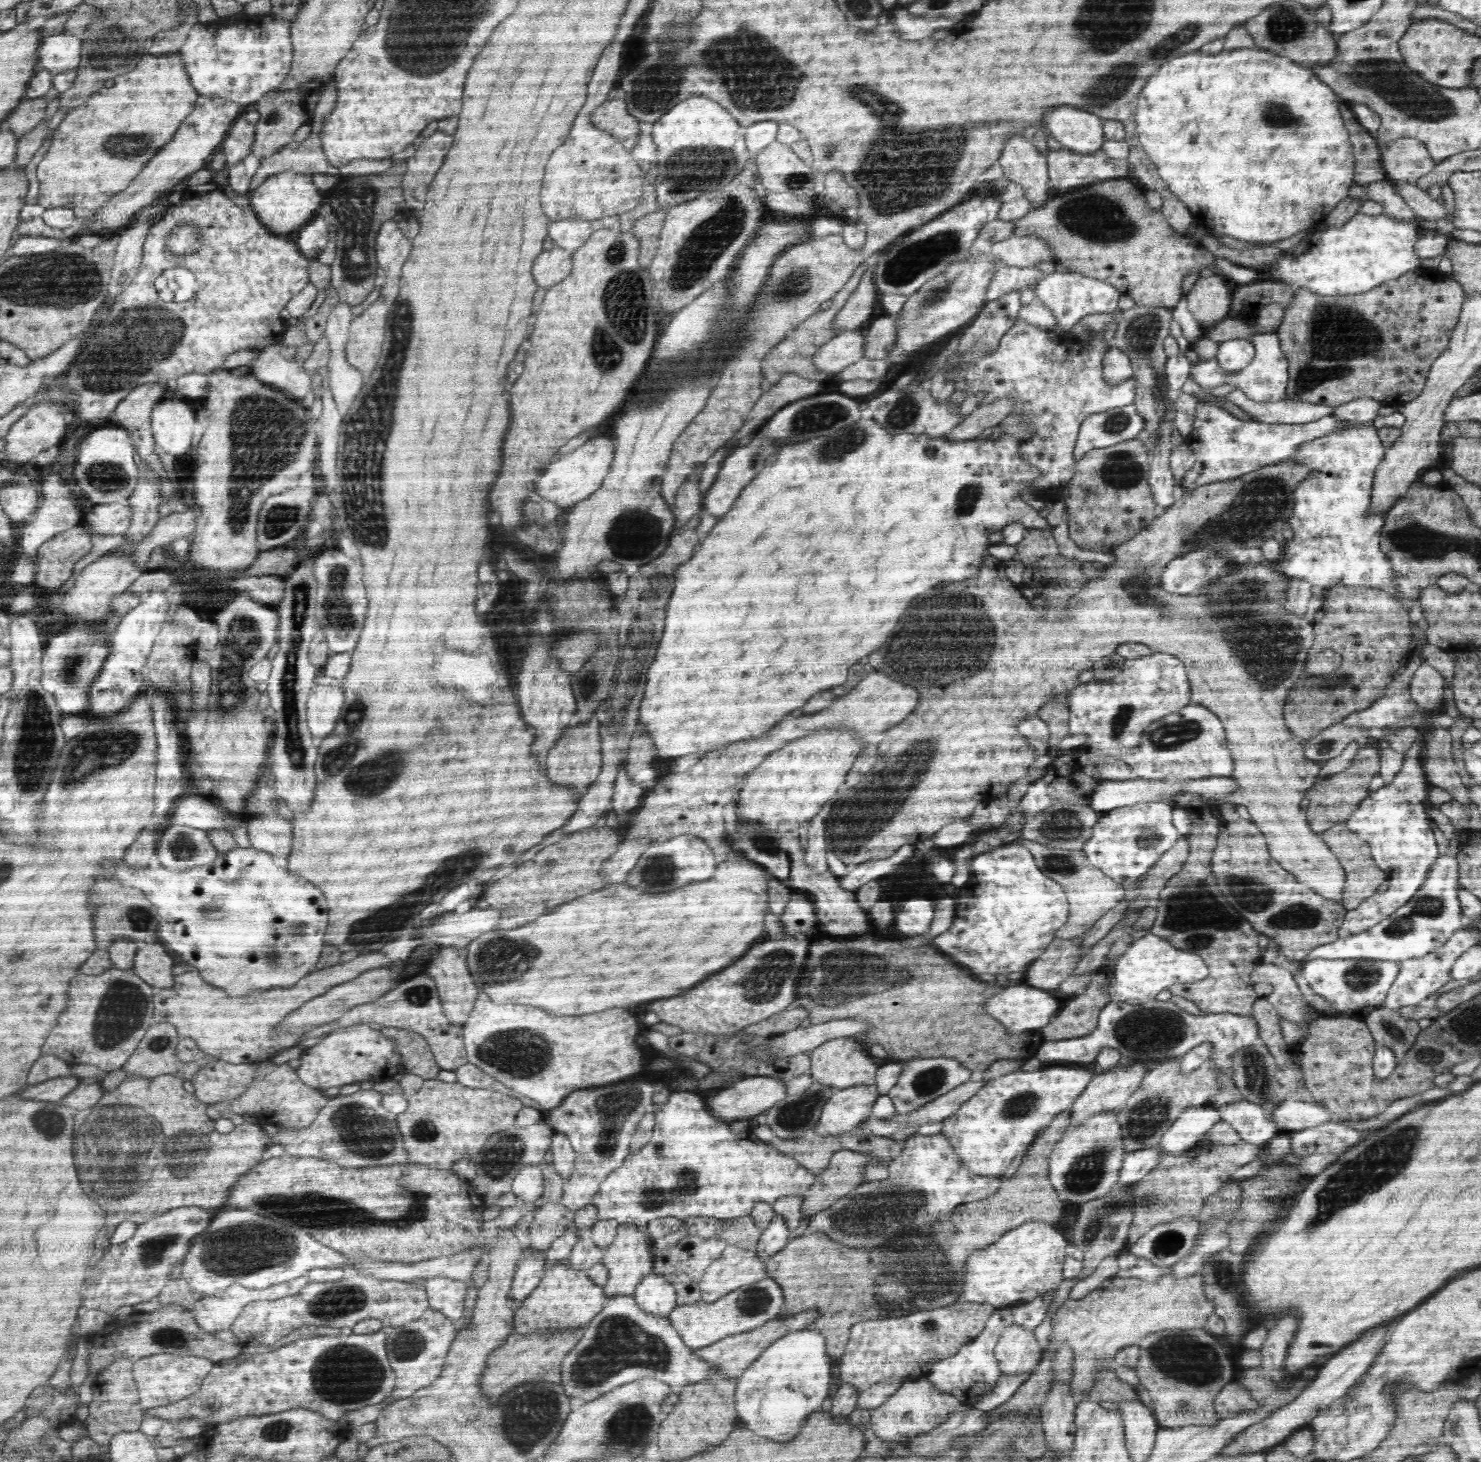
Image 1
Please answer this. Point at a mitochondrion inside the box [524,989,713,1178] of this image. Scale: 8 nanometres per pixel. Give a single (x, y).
(616, 1105)

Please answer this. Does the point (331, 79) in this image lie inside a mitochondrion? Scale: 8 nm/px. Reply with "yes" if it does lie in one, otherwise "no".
no

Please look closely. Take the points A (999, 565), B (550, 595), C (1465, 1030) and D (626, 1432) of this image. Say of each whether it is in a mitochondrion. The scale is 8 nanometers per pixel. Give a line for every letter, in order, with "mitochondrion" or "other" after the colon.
A: other
B: mitochondrion
C: mitochondrion
D: mitochondrion

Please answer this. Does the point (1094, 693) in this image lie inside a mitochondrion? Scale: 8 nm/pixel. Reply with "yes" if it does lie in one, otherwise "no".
no

